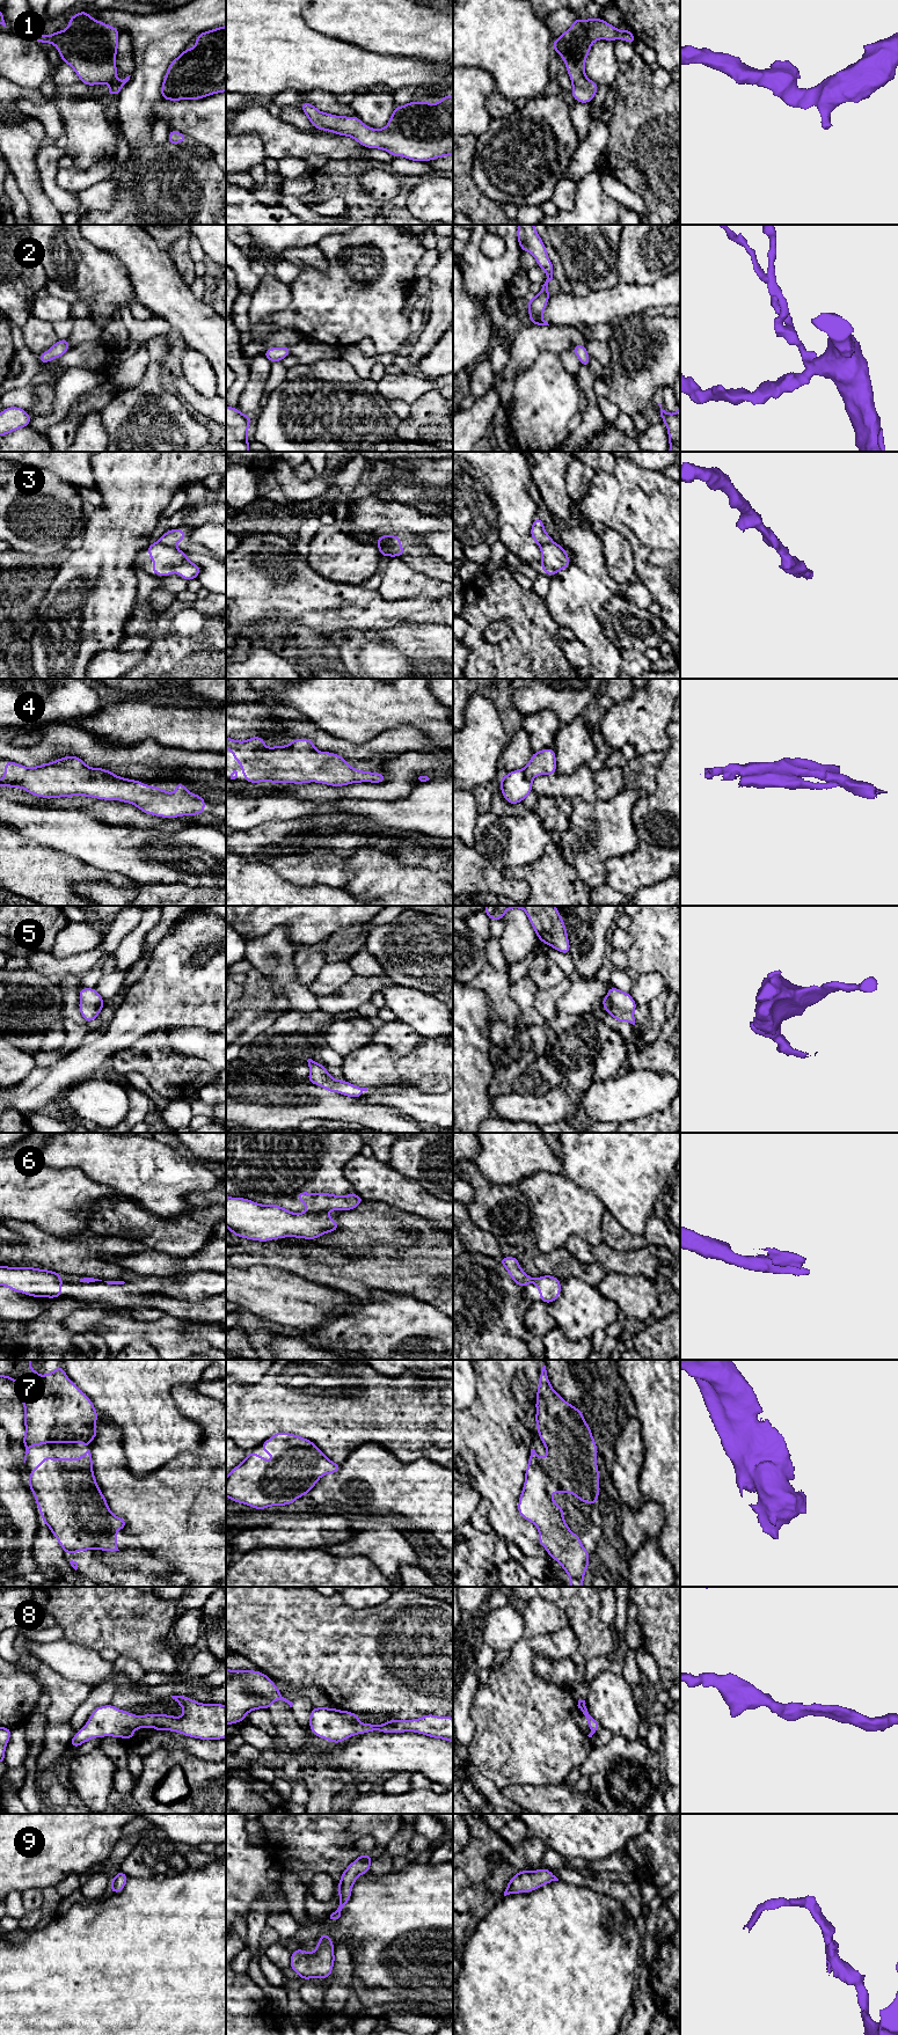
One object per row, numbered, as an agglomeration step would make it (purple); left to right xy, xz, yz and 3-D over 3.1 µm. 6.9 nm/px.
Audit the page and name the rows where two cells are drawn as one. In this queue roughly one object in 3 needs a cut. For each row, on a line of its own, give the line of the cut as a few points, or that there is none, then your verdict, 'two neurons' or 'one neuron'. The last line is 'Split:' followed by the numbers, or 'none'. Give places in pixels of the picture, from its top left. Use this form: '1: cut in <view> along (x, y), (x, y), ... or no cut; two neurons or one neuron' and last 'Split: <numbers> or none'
1: no cut; one neuron
2: no cut; one neuron
3: cut in xz along (378, 539), (401, 555); two neurons
4: no cut; one neuron
5: no cut; one neuron
6: cut in xz along (308, 1209), (325, 1212); two neurons
7: no cut; one neuron
8: no cut; one neuron
9: no cut; one neuron
Split: 3, 6

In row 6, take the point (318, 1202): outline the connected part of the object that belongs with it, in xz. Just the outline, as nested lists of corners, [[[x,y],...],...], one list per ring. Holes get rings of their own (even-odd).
[[[299,1192],[295,1198],[300,1200],[309,1212],[322,1213],[329,1210],[353,1210],[364,1199],[359,1194],[337,1196],[330,1193]]]

